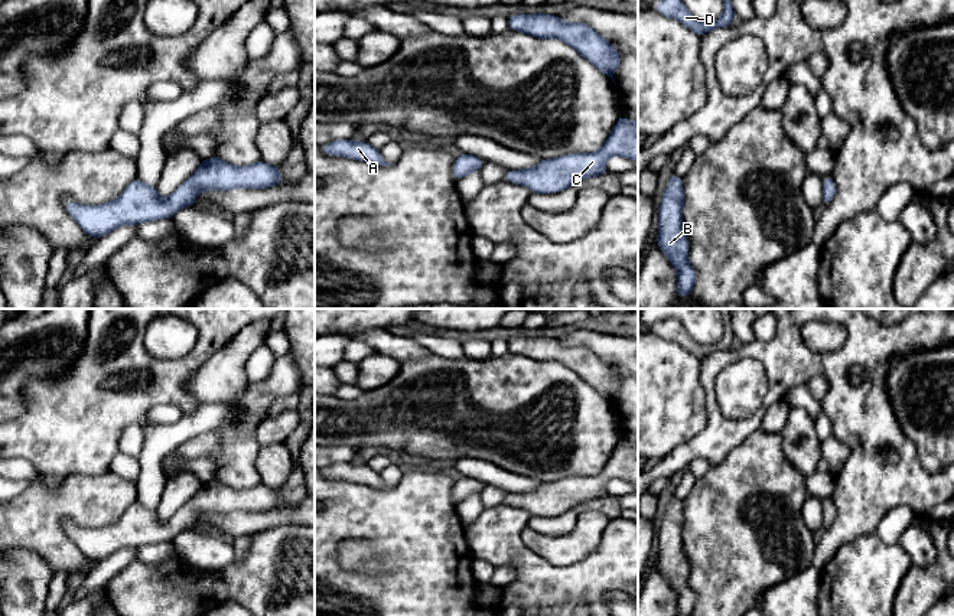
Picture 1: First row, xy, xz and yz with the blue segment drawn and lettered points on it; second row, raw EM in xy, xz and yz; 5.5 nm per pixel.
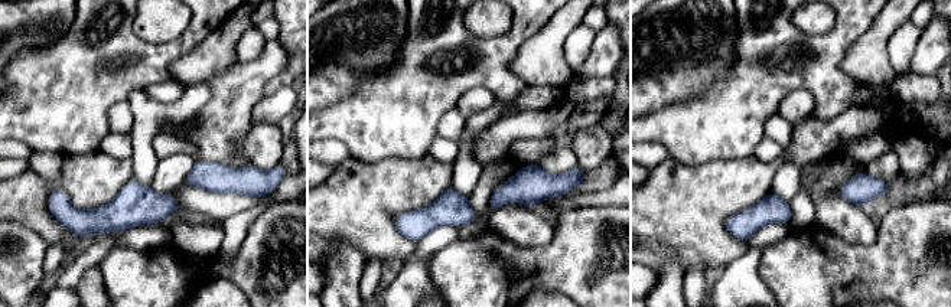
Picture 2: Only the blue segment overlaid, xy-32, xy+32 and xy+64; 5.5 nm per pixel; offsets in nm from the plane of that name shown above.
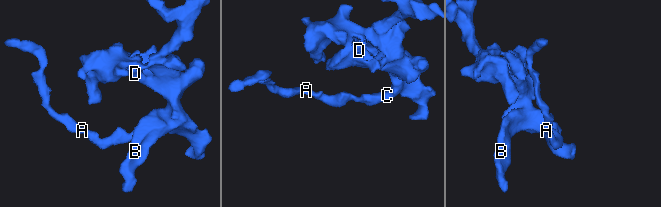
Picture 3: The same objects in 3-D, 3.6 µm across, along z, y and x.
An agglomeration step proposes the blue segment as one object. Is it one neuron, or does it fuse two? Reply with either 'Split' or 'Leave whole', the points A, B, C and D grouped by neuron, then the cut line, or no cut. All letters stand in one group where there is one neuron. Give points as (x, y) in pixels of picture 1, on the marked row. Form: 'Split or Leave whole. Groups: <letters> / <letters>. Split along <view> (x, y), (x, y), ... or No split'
Leave whole. Groups: A B C D. No split

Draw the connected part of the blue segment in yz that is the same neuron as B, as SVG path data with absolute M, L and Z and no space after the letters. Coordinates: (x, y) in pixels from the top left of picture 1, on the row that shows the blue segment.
M673 173L658 209L657 244L677 270L678 299L690 296L696 283L696 271L688 263L688 237L683 224L683 205L683 179Z

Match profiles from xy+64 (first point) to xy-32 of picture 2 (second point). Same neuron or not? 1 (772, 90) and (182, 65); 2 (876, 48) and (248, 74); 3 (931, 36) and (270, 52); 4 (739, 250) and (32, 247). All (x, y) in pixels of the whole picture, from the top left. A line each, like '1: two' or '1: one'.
1: two
2: two
3: one
4: two

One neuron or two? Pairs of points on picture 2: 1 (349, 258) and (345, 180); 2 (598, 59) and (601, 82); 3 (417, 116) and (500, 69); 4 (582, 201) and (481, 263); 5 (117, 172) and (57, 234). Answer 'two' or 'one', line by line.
1: two
2: two
3: one
4: two
5: one

